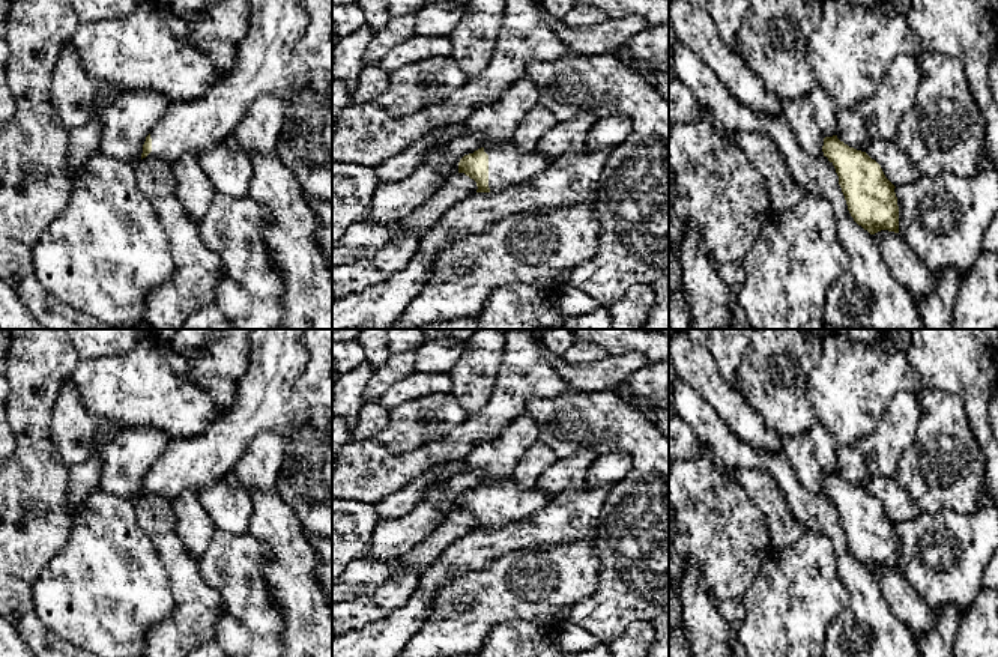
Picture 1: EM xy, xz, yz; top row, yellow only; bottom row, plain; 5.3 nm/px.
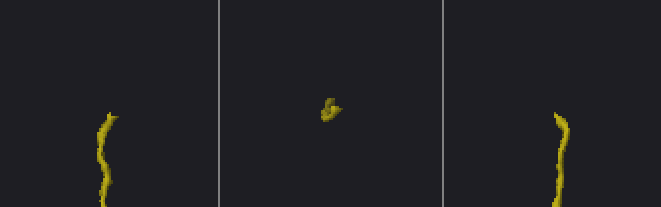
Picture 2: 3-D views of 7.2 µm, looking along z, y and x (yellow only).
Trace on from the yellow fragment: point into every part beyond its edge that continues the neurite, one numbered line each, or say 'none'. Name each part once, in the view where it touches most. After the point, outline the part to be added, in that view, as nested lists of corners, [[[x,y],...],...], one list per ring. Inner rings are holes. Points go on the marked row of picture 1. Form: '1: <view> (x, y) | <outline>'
1: xz (507, 166) | [[[514,143],[484,147],[488,155],[488,188],[497,191],[514,183],[522,183],[541,173],[550,162],[537,150],[520,152]]]

